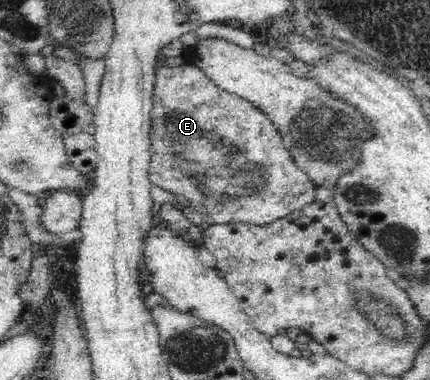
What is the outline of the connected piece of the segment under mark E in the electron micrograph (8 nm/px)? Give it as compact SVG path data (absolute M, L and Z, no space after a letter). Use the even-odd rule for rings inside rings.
M183 63L181 66L174 67L156 67L156 80L153 88L153 108L152 122L150 133L150 152L151 159L148 169L148 179L153 187L158 187L163 196L169 194L182 194L190 201L192 208L195 208L205 216L205 226L213 224L230 224L230 223L248 223L253 225L264 226L272 224L272 221L278 220L291 212L304 208L307 204L316 201L314 185L307 174L304 174L292 158L291 152L284 148L282 135L276 130L273 122L268 116L256 108L251 102L230 94L218 88L212 80L202 73L201 68L195 65Z

